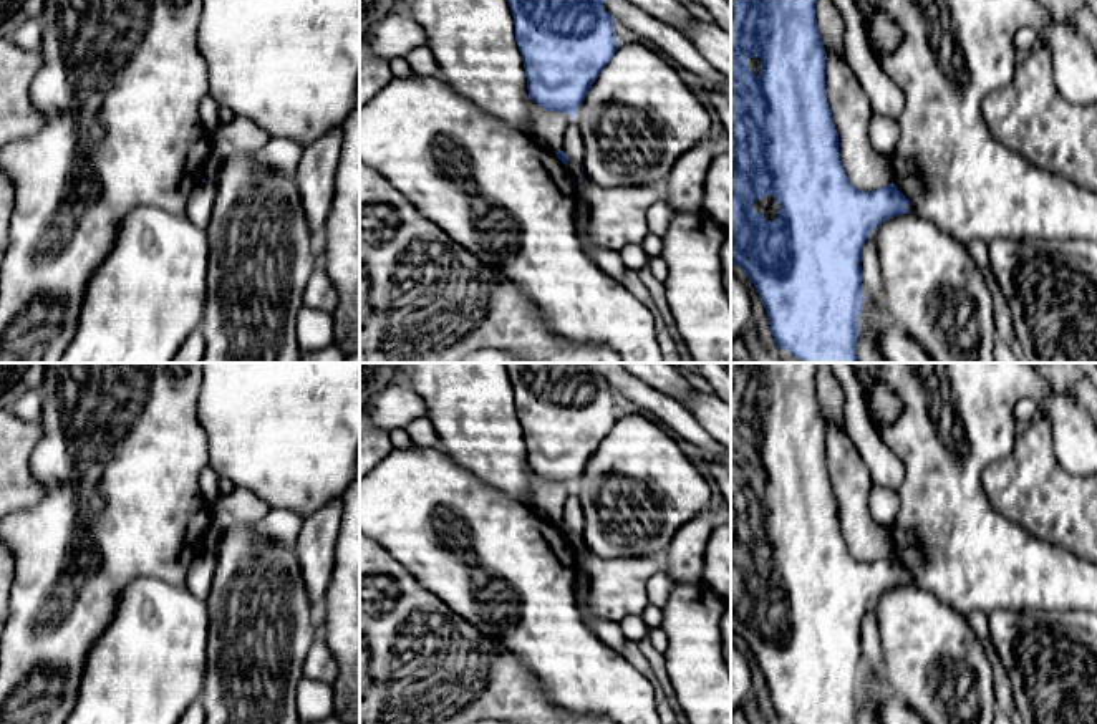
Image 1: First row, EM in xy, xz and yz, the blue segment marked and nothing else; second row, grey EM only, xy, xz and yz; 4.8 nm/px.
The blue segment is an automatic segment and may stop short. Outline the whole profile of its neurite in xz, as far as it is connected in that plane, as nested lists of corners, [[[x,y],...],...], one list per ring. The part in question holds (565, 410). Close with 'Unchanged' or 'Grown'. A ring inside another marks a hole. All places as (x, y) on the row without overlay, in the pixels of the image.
[[[505,363],[505,368],[529,469],[575,489],[618,419],[603,363]]]. Unchanged

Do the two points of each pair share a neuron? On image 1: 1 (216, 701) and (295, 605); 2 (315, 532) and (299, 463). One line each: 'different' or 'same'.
1: same
2: different

